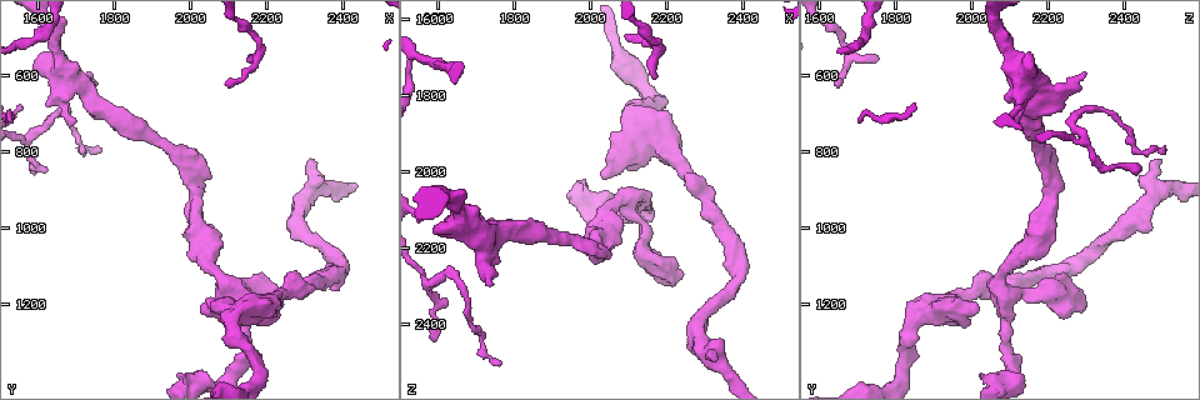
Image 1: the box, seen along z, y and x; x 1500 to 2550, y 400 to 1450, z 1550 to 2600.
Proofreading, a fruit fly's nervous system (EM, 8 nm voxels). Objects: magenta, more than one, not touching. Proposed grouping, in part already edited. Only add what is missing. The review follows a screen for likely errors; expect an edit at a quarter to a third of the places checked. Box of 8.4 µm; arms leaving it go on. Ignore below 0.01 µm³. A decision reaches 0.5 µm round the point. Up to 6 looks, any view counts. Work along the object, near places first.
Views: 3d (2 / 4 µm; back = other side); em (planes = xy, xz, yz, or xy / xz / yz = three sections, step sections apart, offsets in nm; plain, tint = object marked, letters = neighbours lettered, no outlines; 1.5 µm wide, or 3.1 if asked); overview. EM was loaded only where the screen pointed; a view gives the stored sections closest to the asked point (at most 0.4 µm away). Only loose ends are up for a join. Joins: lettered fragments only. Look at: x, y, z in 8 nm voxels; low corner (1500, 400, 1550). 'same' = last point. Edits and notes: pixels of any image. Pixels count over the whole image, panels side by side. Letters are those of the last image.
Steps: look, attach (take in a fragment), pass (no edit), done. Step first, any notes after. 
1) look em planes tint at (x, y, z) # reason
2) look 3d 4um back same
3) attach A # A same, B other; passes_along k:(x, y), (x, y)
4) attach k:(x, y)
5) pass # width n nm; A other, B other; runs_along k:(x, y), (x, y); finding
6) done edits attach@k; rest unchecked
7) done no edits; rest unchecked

look em planes letters at (1585, 860, 2440) # free end

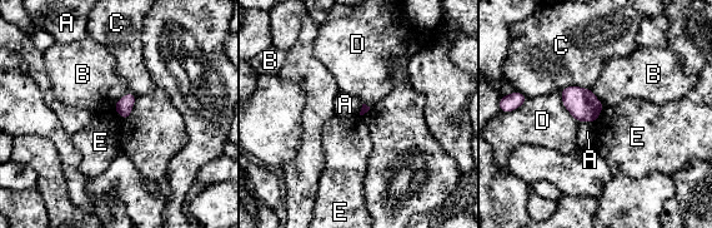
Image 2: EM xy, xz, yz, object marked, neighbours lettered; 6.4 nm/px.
pass # longest_contact D 240 nm; A other, B other, C other, D other, E other; no lettered fragment goes on from it

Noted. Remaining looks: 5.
look 3d 2um at (1730, 585, 2295) # an open end

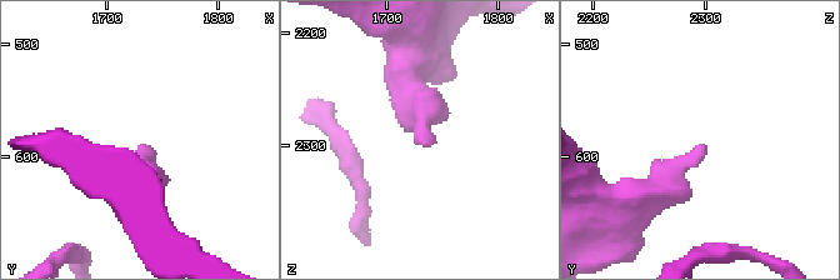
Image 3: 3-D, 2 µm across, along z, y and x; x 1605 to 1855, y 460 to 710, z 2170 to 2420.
look em yz step 8 letters at (1730, 590, 2296)

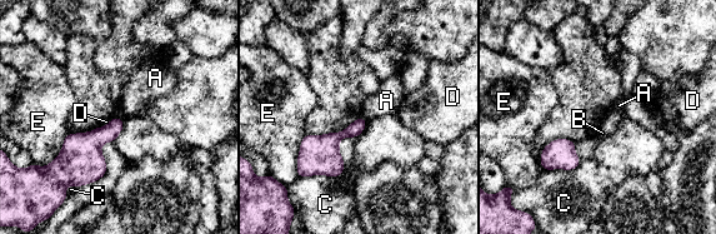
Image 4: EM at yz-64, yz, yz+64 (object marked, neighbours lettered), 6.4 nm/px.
look em xy step 4 letters same

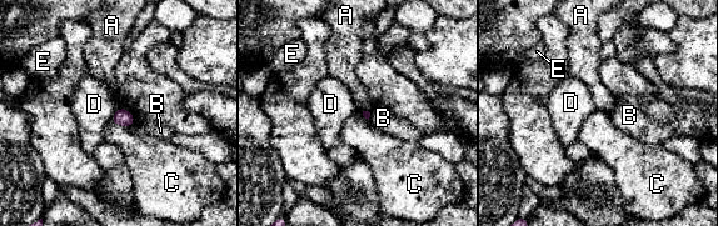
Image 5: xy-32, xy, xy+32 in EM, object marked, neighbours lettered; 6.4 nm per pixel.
pass # longest_contact C 150 nm; A other, B other, C other, D other, E other; border 5:(119, 106), (110, 121); none of them fits

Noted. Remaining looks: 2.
look 3d 2um at (2310, 830, 2470) # an open end

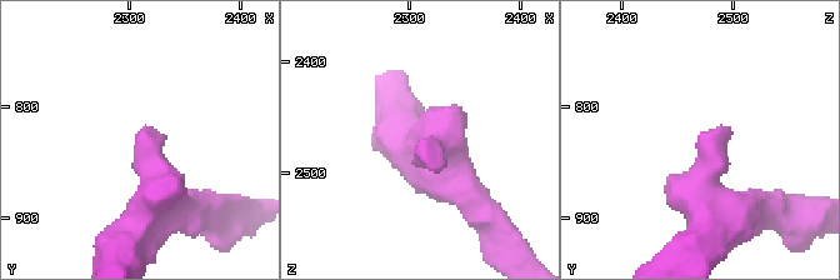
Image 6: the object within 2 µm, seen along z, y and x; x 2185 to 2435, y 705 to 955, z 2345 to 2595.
look em planes letters at (2314, 822, 2472) # need the tissue

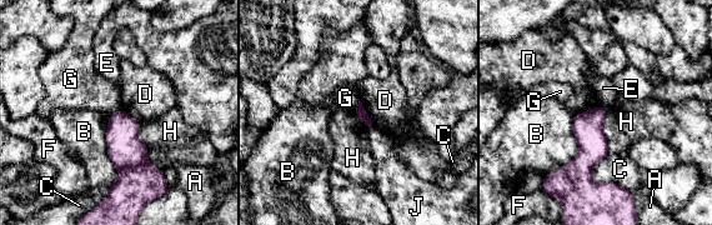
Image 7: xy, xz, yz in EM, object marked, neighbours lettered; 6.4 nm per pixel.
pass # longest_contact B 440 nm; A other, B other, C other, D other, E other, F other, G other, H other, J other; border 7:(359, 98), (372, 124); none of them fits

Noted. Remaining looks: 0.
done no edits; rest unchecked

